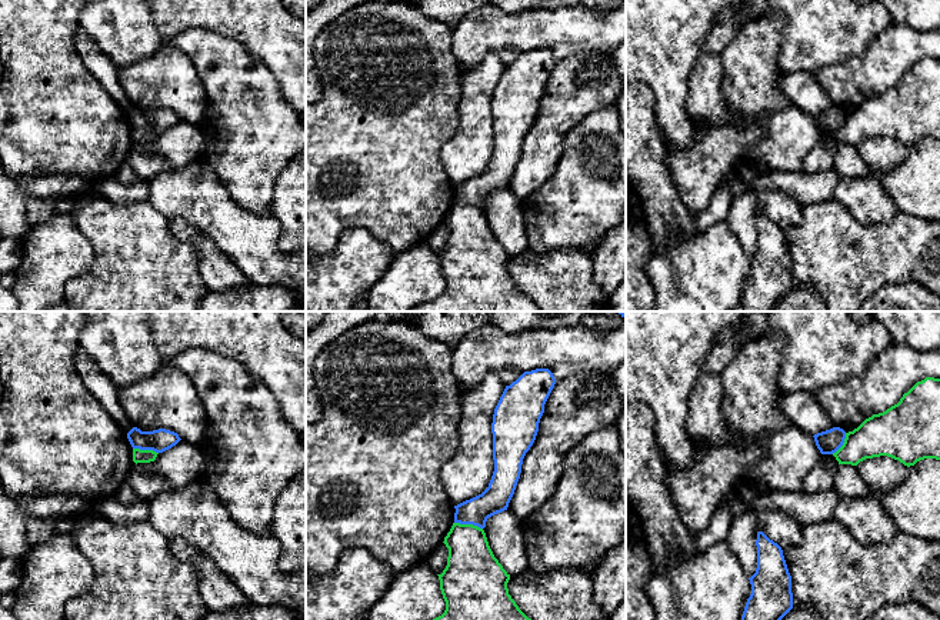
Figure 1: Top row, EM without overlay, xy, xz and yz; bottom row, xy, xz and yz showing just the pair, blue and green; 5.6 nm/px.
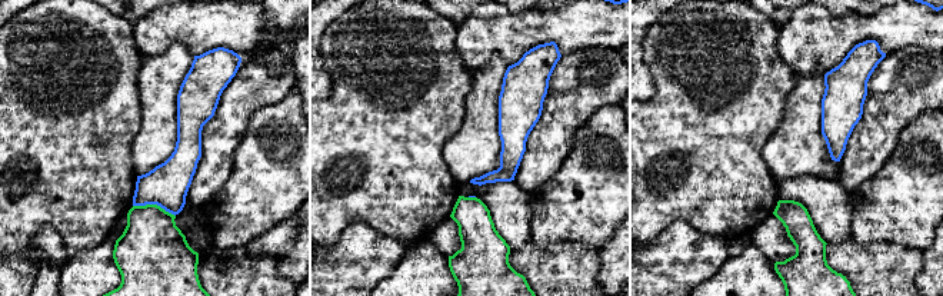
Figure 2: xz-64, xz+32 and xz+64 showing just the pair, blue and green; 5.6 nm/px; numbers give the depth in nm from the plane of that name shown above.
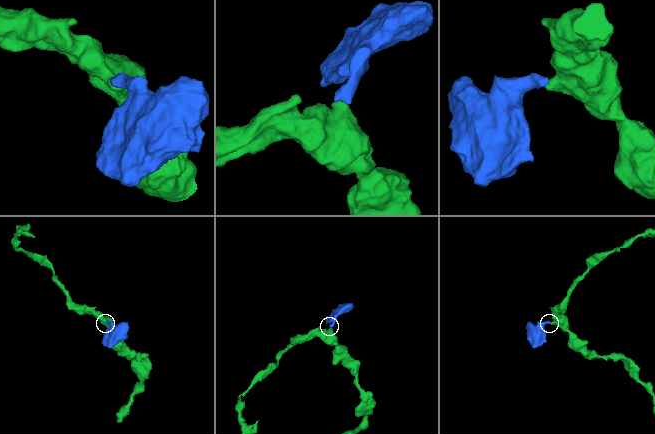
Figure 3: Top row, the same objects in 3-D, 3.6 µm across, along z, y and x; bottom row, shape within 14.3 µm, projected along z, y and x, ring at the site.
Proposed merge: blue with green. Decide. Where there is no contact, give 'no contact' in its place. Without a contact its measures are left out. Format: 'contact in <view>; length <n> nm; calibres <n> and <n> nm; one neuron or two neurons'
contact in xz; length 170 nm; calibres 160 and 280 nm; two neurons

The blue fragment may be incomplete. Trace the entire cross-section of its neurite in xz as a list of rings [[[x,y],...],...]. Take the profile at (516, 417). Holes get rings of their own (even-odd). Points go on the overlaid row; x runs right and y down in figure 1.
[[[536,369],[524,371],[506,386],[491,423],[491,480],[481,494],[454,506],[454,523],[484,529],[489,517],[507,510],[523,459],[536,440],[544,404],[554,384],[556,379],[549,369]]]

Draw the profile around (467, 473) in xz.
[[[489,373],[473,389],[461,389],[459,449],[440,470],[440,479],[454,506],[489,487],[494,471],[491,423],[504,389],[496,373]]]

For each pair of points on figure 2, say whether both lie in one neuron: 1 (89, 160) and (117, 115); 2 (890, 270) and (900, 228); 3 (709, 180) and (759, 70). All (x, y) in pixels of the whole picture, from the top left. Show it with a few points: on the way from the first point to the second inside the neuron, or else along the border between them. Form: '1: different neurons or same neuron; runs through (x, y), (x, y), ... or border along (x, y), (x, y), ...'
1: same neuron; runs through (89, 149), (89, 143), (106, 126)
2: different neurons; border along (863, 243), (896, 242), (922, 252)
3: same neuron; runs through (709, 153), (709, 125), (736, 97)

